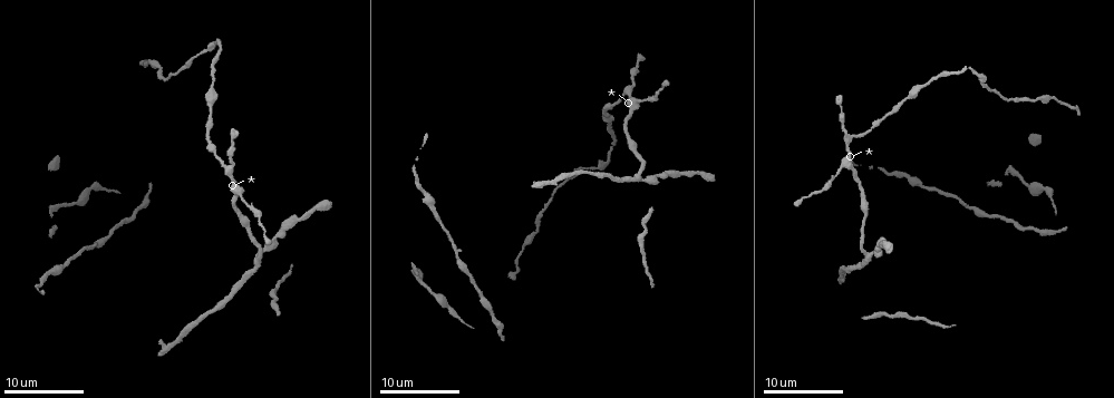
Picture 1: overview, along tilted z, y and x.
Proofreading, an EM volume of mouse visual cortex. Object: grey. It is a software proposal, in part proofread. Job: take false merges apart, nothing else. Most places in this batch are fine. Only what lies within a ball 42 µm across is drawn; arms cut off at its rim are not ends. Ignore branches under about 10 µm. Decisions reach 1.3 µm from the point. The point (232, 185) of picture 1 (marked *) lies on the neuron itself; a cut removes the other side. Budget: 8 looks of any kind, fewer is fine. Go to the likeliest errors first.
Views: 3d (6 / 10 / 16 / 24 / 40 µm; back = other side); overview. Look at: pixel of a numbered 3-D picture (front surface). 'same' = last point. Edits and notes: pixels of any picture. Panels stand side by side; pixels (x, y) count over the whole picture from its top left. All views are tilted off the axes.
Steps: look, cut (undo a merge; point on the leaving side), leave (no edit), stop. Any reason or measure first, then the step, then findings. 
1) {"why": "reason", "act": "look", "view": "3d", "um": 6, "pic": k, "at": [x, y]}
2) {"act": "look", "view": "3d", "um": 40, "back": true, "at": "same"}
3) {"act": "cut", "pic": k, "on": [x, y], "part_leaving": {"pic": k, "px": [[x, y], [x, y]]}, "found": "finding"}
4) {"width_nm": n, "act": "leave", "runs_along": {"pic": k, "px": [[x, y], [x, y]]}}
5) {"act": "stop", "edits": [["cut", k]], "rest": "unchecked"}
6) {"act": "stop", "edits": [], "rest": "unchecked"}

{"why": "sudden change in width", "act": "look", "view": "3d", "um": 16, "pic": 1, "at": [217, 305]}

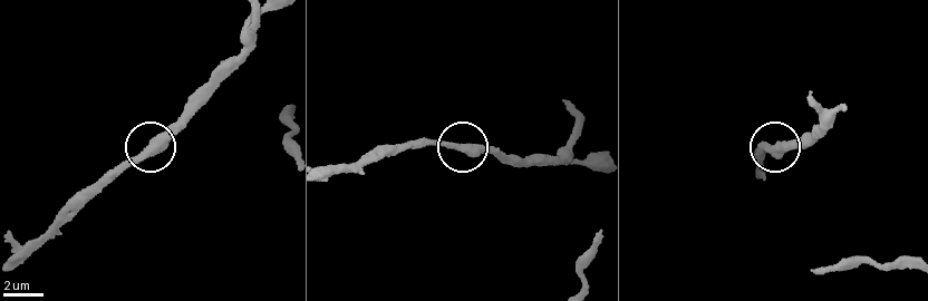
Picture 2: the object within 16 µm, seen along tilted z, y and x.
{"width_nm": 430, "act": "leave", "found": "continuous, no second neuron"}

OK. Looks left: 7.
{"act": "look", "view": "3d", "um": 6, "pic": 1, "at": [871, 252]}

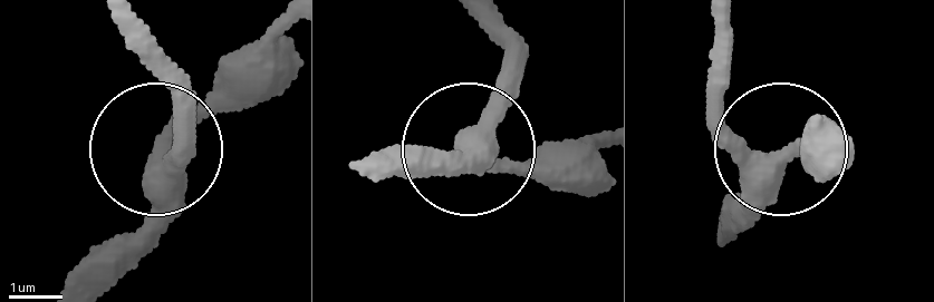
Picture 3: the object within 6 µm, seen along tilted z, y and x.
{"act": "look", "view": "3d", "um": 6, "back": true, "pic": 3, "at": [160, 149]}

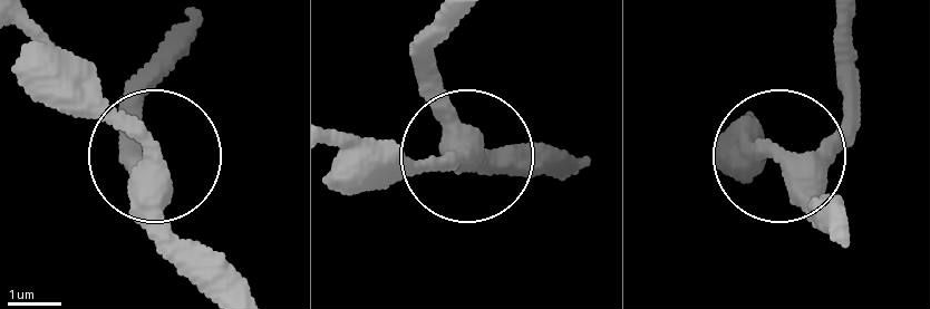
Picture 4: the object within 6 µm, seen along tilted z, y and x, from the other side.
{"width_nm": 380, "act": "leave", "found": "continuous, no second neuron"}

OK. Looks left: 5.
{"act": "look", "view": "3d", "um": 10, "pic": 1, "at": [907, 95]}

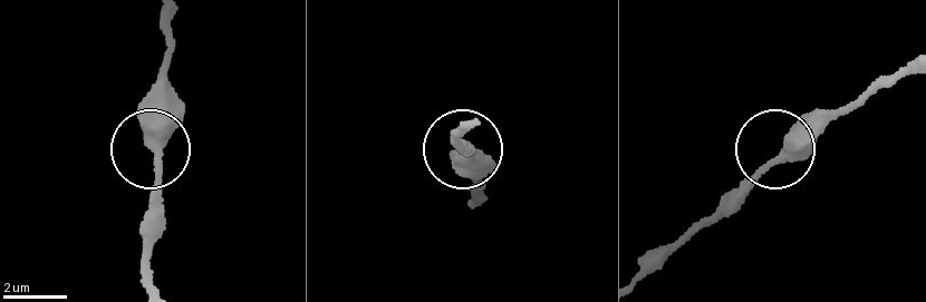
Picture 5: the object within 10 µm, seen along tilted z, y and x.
{"act": "leave", "runs_along": {"pic": 5, "px": [[638, 281], [830, 113]]}, "found": "all the same neuron"}

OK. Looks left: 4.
{"act": "look", "view": "3d", "um": 6, "pic": 1, "at": [569, 180]}

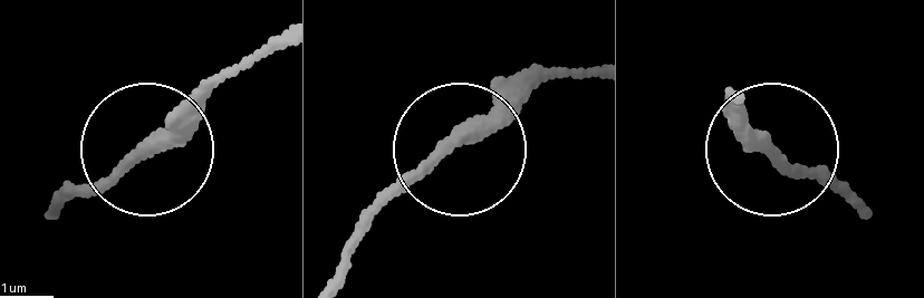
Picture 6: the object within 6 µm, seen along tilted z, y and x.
{"act": "leave", "runs_along": {"pic": 6, "px": [[741, 98], [748, 137], [768, 154], [839, 182]]}, "found": "one neuron here"}

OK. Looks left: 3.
{"act": "stop", "edits": [], "rest": "unchecked"}

